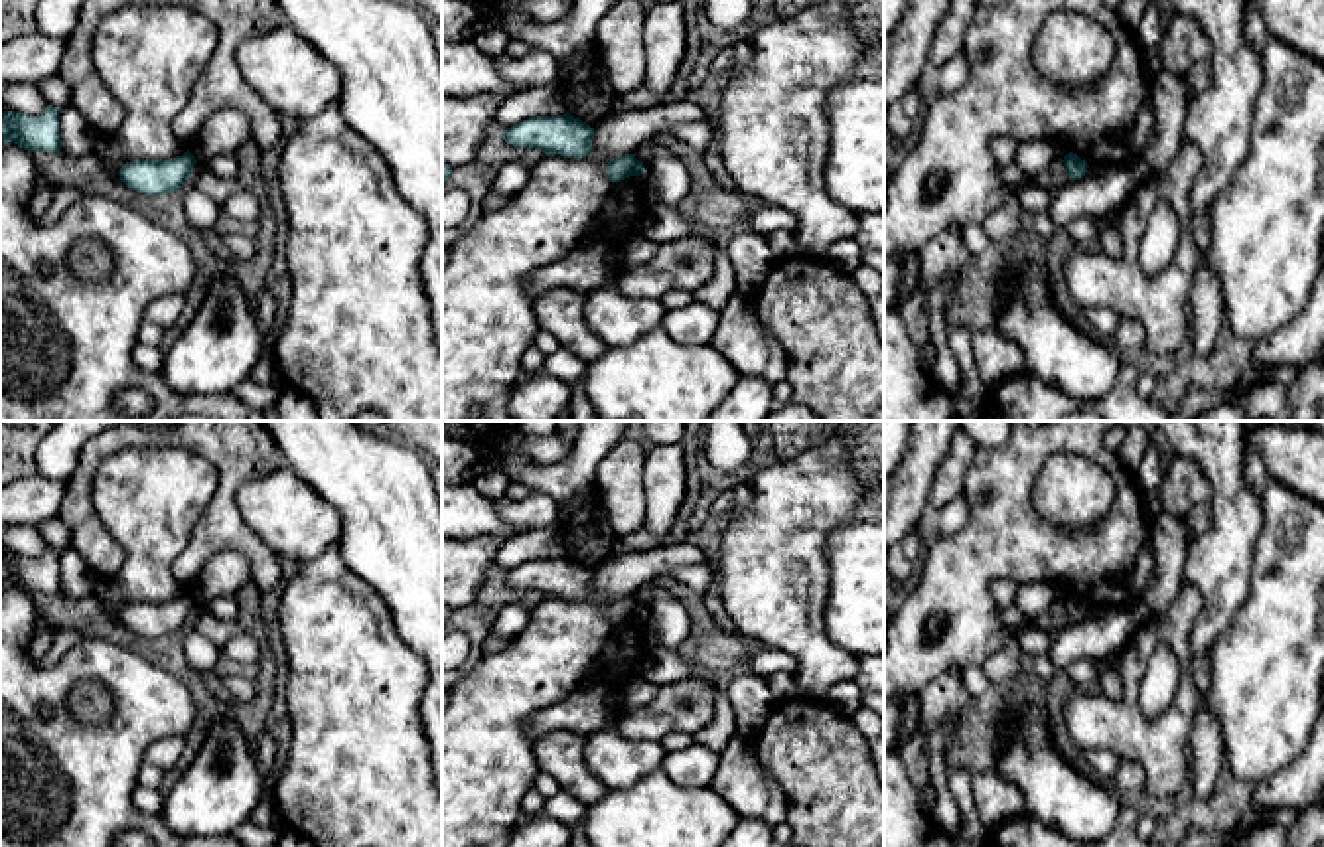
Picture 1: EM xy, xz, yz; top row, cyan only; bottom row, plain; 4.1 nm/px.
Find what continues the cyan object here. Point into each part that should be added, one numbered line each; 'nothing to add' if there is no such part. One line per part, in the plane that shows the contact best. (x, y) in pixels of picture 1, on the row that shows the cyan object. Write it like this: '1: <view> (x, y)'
nothing to add

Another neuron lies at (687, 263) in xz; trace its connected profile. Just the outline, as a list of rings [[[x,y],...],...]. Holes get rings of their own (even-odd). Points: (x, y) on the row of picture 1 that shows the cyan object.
[[[693,233],[661,243],[647,265],[616,261],[604,286],[627,296],[661,298],[669,290],[700,290],[714,284],[714,243]]]

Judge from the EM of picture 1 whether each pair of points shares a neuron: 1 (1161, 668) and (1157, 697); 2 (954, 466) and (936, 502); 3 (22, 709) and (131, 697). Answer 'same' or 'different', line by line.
1: same
2: same
3: same

